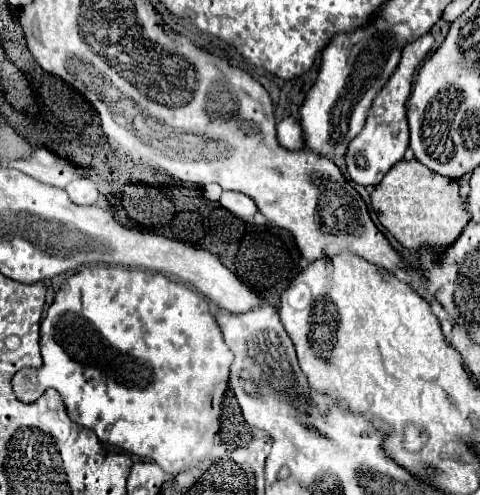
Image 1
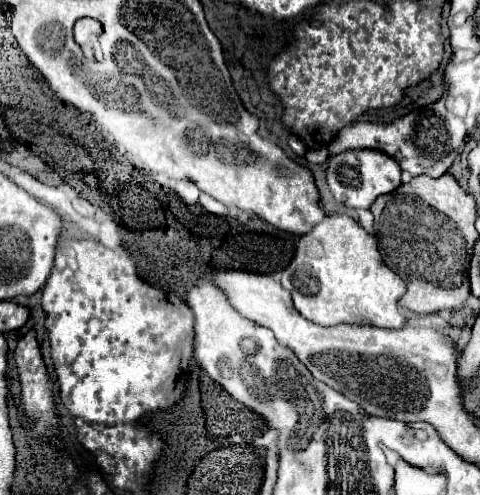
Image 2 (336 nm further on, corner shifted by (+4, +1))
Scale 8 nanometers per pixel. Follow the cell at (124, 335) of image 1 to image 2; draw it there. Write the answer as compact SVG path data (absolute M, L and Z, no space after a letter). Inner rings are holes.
M60 240L56 246L56 258L54 258L54 268L44 284L42 290L42 308L46 312L46 330L48 330L48 338L50 338L50 348L52 348L52 362L56 368L56 376L58 376L58 388L60 388L60 400L62 404L76 416L82 418L86 422L92 424L108 424L108 426L116 426L116 424L132 424L136 422L144 412L158 412L158 410L166 410L170 406L174 406L182 394L184 394L184 386L188 380L188 370L190 370L190 358L194 354L194 316L188 308L188 304L178 298L176 294L168 294L160 288L150 286L148 282L144 282L136 268L134 262L120 250L110 250L106 246L102 246L100 242L94 240Z

